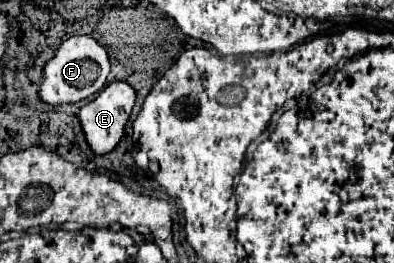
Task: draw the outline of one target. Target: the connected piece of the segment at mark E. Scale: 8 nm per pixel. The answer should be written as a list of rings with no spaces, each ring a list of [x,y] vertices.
[[[112,82],[92,102],[88,102],[80,110],[82,130],[86,134],[86,140],[88,140],[90,148],[94,150],[94,154],[108,154],[110,150],[116,148],[116,144],[120,142],[120,138],[124,136],[126,122],[130,118],[130,112],[134,108],[134,104],[136,104],[136,90],[130,84]]]

